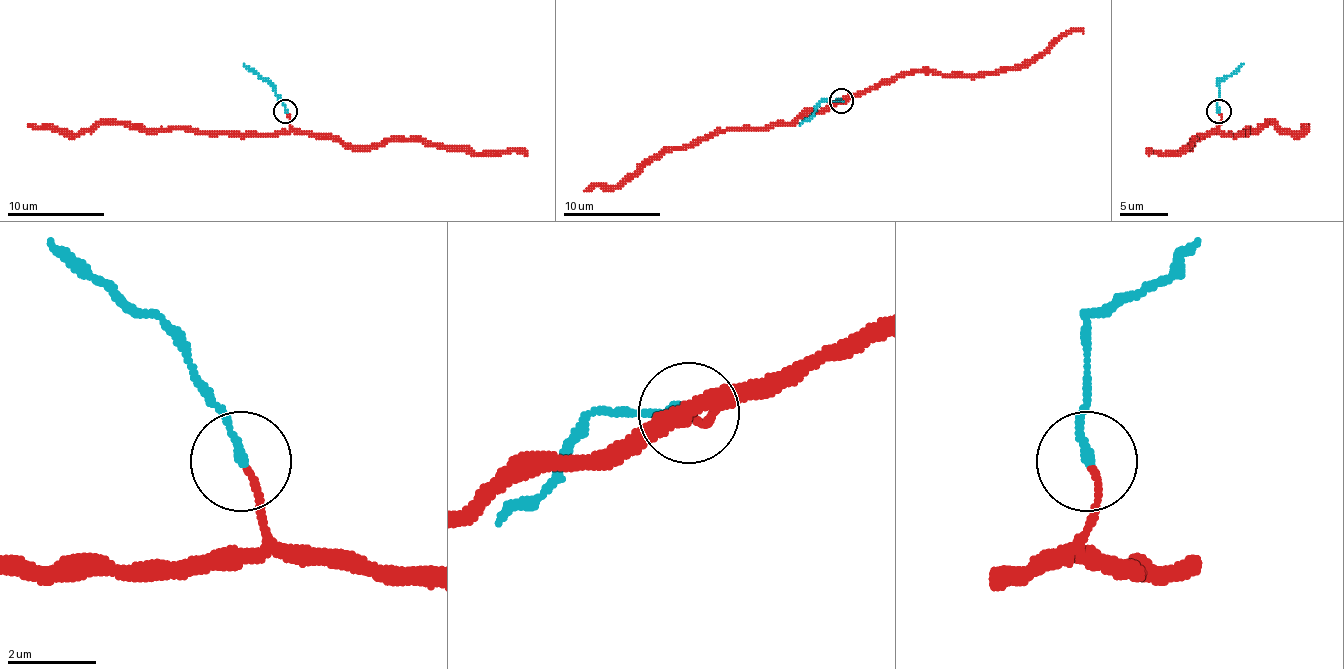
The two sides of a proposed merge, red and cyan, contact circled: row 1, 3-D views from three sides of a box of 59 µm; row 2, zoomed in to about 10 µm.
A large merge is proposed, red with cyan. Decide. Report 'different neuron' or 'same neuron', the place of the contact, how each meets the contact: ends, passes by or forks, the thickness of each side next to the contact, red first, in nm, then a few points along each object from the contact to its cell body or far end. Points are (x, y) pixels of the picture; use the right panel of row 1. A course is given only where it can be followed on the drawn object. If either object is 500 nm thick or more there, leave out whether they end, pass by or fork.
same neuron; at (1218, 111); red ends there; cyan ends there; 140 nm thick on the red side, 190 nm on the other; red runs (1219, 112), (1221, 124), (1217, 129), (1221, 134), (1241, 134), (1265, 124), (1299, 134), (1309, 124); cyan runs (1219, 112), (1219, 80), (1243, 63)

